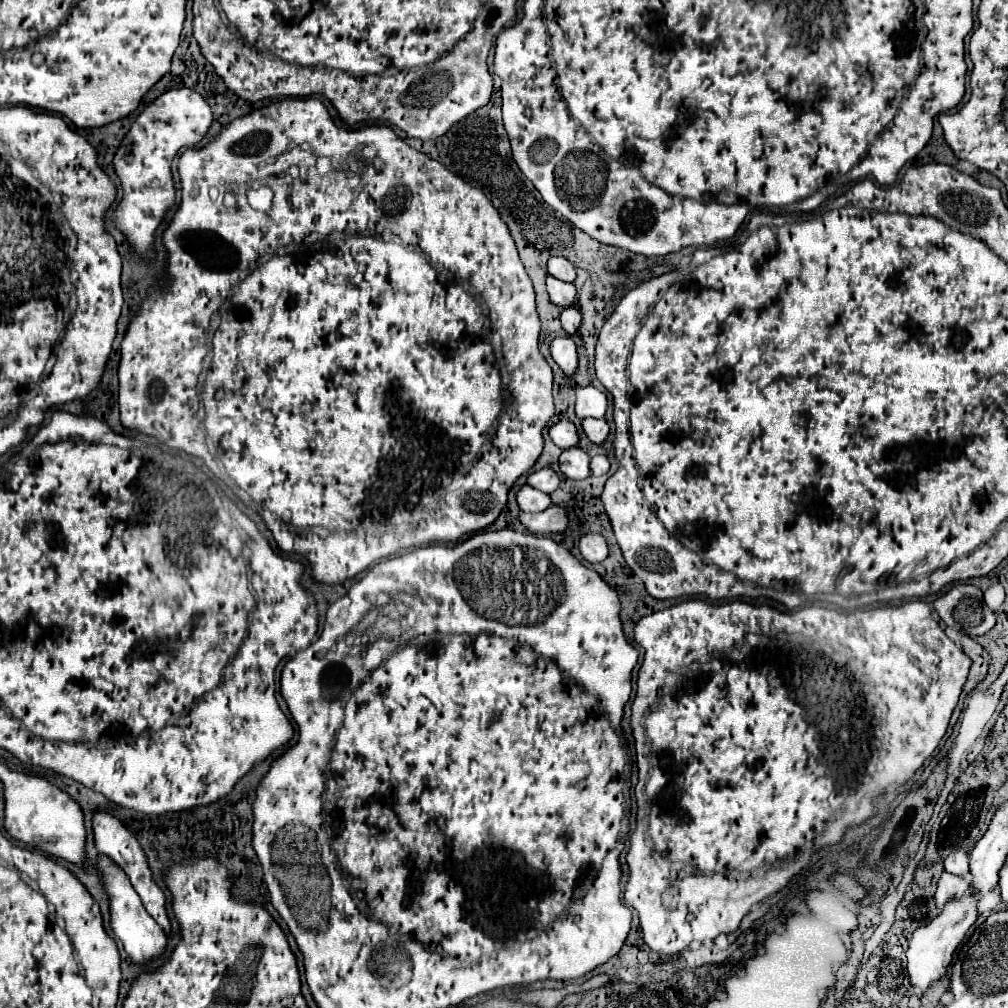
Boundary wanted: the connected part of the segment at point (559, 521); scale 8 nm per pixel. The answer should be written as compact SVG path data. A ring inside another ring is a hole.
M550 506L544 512L528 514L520 512L518 520L534 534L548 534L548 532L564 532L568 526L568 518L564 508L560 506Z

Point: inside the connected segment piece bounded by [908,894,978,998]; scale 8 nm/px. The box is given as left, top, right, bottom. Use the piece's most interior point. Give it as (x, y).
(932, 947)

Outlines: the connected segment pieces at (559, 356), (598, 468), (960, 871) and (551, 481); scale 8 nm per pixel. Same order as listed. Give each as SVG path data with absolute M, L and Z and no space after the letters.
M570 336L564 338L554 338L550 342L550 354L554 362L564 370L564 374L572 376L578 366L578 354L576 354L576 344Z
M594 456L594 458L590 460L590 470L592 470L594 476L602 476L602 474L606 474L606 472L610 470L610 462L608 462L608 458L606 458L606 456Z
M956 850L946 858L944 866L946 866L946 872L950 874L968 876L968 854L964 850Z
M540 468L540 470L536 470L536 472L532 472L528 476L528 484L532 488L536 488L536 490L542 490L542 492L550 494L550 492L554 492L558 488L560 478L552 468Z

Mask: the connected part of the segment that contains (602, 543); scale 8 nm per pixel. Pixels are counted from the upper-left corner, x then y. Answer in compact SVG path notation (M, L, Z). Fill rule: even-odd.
M584 534L580 538L580 554L588 562L602 562L608 556L608 544L600 534Z

